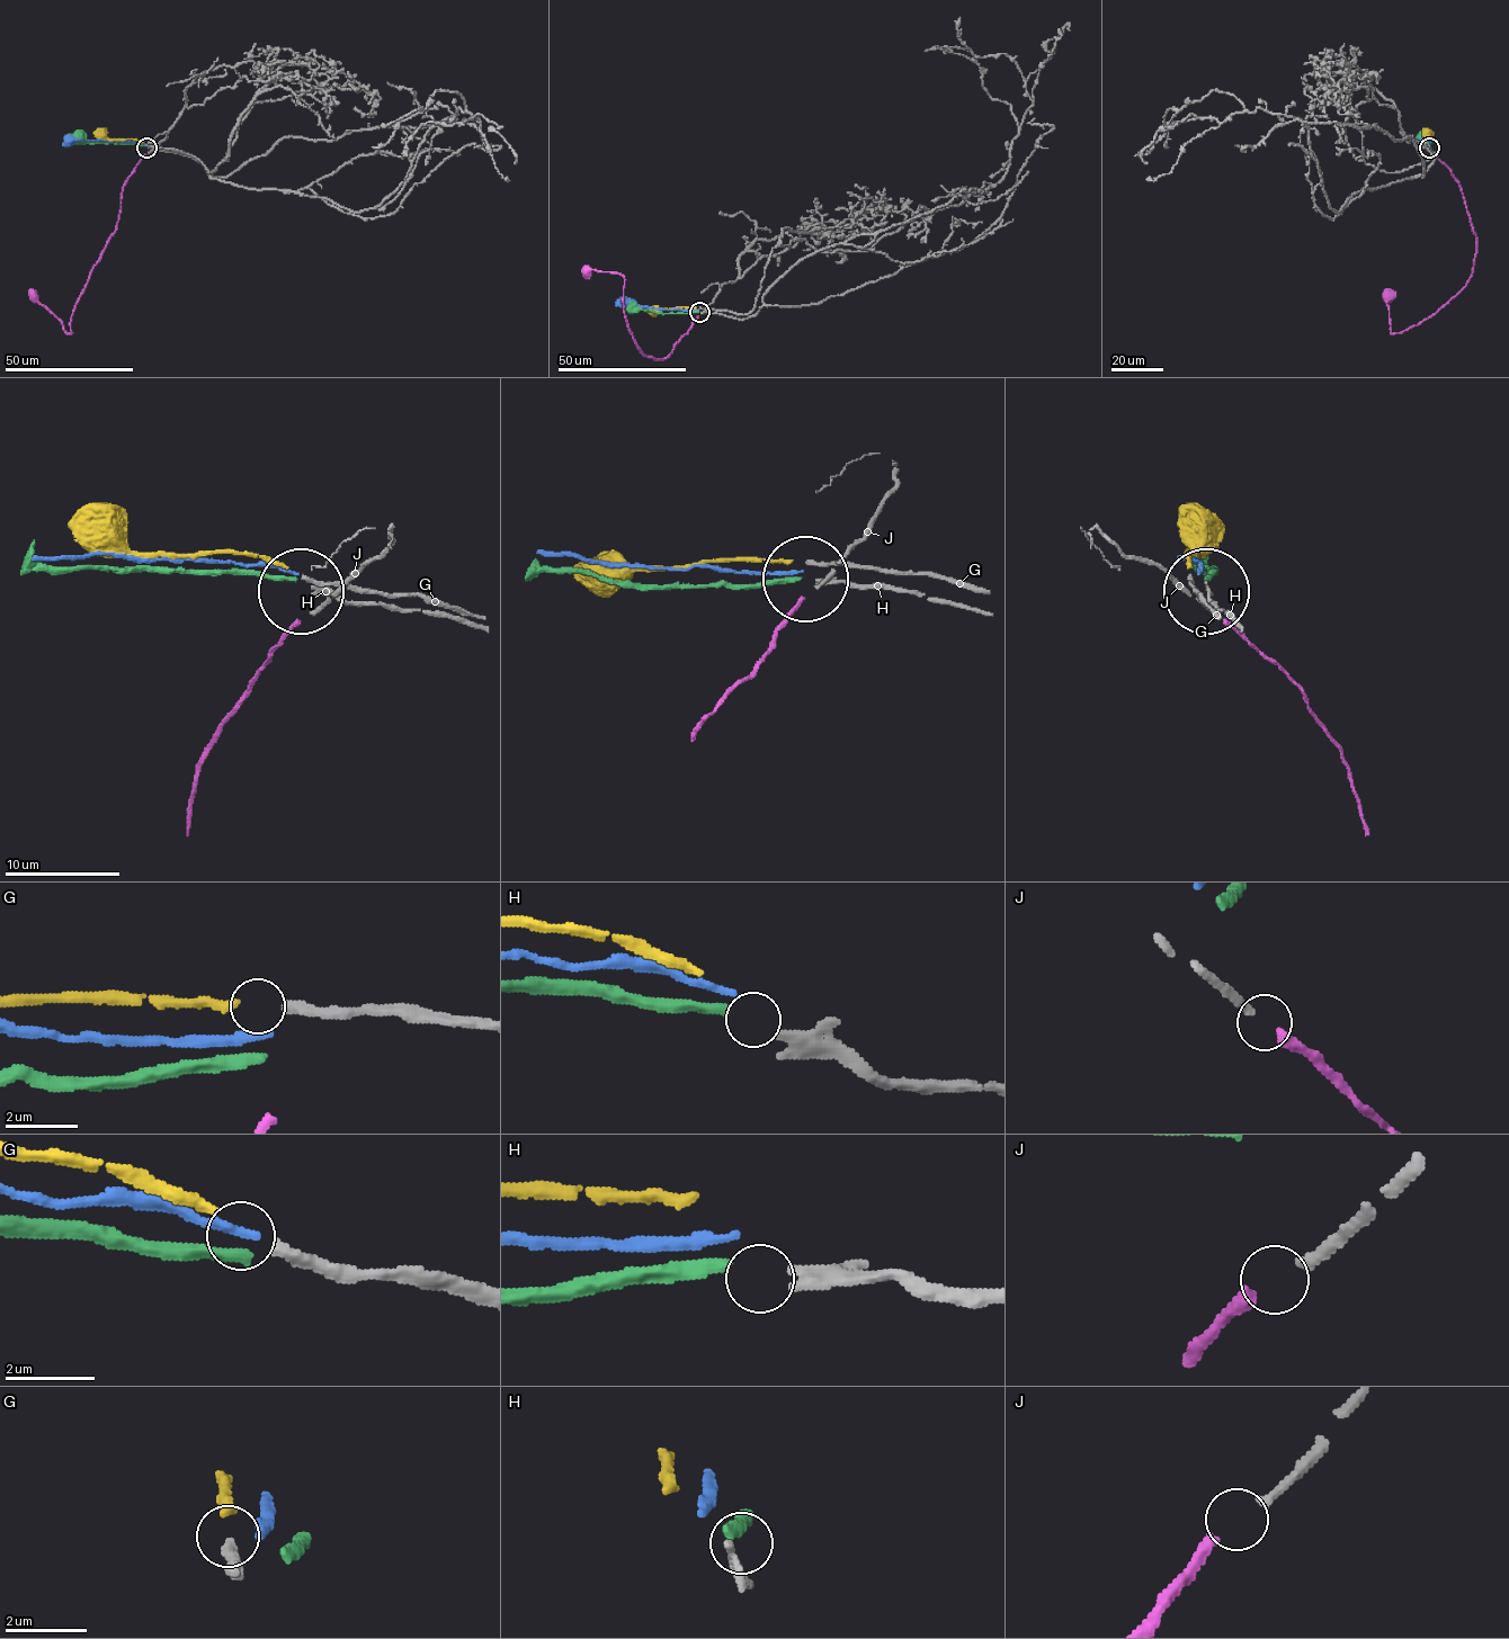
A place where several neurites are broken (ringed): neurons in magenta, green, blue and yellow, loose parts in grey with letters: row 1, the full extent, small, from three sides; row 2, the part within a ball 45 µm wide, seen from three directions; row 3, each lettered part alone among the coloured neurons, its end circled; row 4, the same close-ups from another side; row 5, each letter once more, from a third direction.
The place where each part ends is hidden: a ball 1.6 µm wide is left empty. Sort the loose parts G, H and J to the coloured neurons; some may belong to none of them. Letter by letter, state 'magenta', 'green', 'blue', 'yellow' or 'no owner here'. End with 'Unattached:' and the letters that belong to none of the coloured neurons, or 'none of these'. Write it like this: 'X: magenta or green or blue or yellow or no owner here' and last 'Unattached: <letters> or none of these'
G: yellow
H: no owner here
J: magenta
Unattached: H

